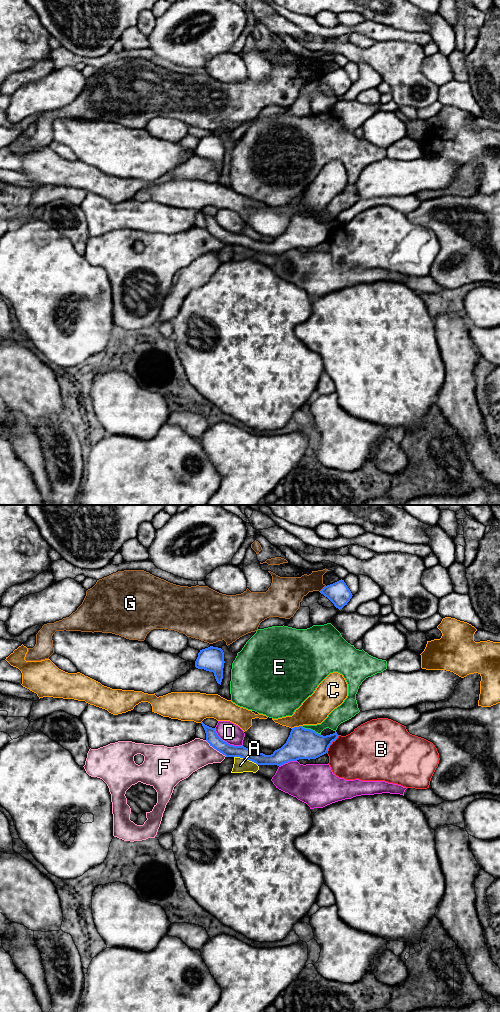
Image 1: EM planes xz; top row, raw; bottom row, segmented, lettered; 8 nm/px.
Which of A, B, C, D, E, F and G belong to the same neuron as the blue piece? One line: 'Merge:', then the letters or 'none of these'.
Merge: none of these

